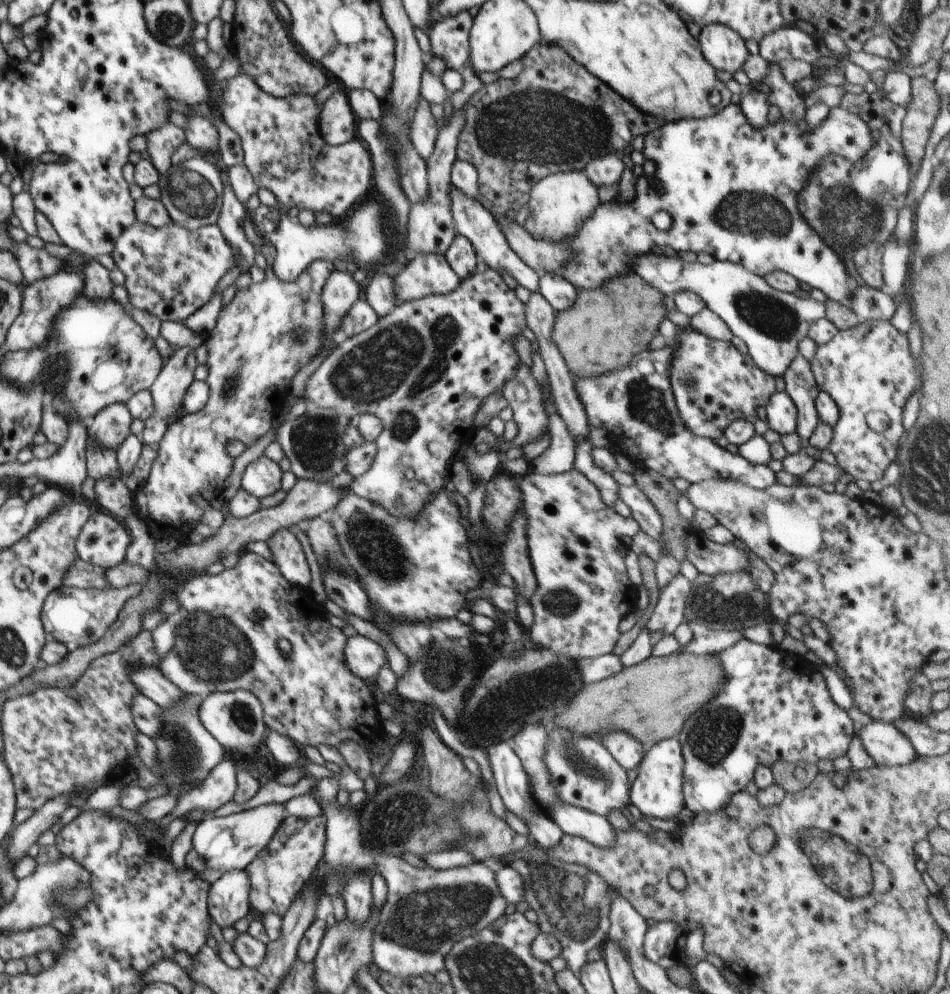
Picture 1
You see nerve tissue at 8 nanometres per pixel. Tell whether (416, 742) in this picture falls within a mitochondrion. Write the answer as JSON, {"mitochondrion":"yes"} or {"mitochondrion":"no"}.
{"mitochondrion":"no"}

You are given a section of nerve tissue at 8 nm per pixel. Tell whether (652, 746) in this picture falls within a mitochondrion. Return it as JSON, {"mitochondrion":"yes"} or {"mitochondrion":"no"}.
{"mitochondrion":"no"}

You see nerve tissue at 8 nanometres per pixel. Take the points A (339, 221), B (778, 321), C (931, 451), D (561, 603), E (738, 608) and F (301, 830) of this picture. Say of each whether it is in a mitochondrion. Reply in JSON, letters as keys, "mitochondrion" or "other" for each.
{"A":"other","B":"mitochondrion","C":"mitochondrion","D":"mitochondrion","E":"mitochondrion","F":"other"}

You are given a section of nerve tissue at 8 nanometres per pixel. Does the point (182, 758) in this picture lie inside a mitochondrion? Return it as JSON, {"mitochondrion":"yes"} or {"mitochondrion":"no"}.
{"mitochondrion":"yes"}

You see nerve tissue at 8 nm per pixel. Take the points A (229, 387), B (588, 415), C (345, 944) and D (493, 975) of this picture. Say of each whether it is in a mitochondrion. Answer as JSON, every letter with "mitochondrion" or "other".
{"A":"mitochondrion","B":"other","C":"mitochondrion","D":"mitochondrion"}

